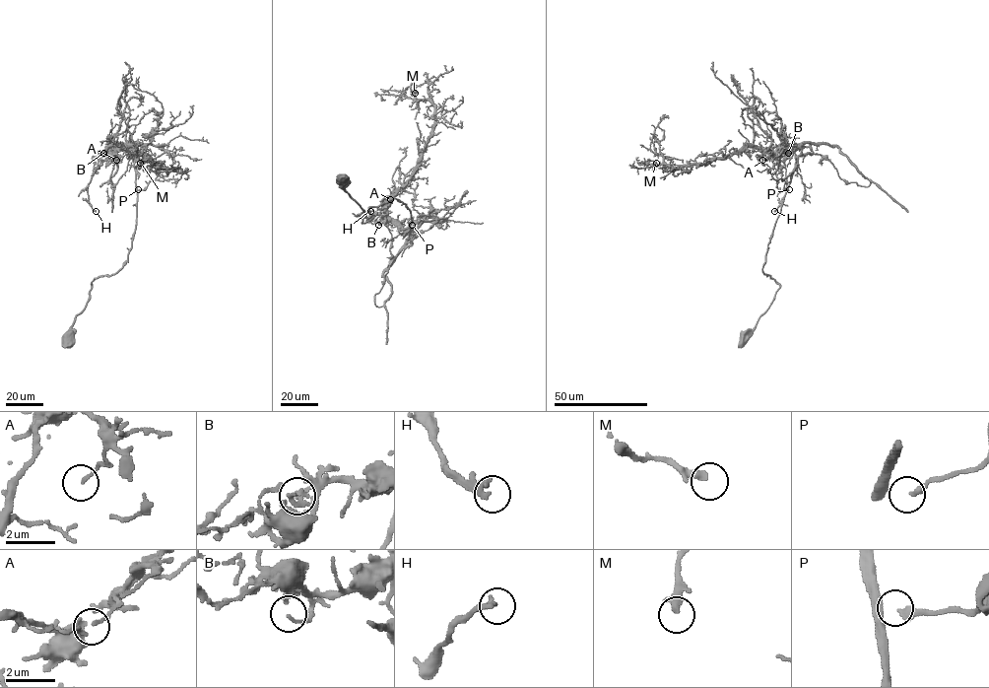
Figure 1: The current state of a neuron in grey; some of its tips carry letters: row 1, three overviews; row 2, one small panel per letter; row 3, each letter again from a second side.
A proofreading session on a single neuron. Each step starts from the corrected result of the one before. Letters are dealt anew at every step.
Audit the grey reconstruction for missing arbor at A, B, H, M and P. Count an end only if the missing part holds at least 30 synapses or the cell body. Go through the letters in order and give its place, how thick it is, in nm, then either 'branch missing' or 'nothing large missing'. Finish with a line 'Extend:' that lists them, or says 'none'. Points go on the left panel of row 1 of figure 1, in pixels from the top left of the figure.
A: (116, 160) | 120 nm | nothing large missing
B: (103, 153) | 110 nm | nothing large missing
H: (96, 211) | 280 nm | nothing large missing
M: (140, 163) | 240 nm | nothing large missing
P: (138, 189) | 200 nm | nothing large missing
Extend: none

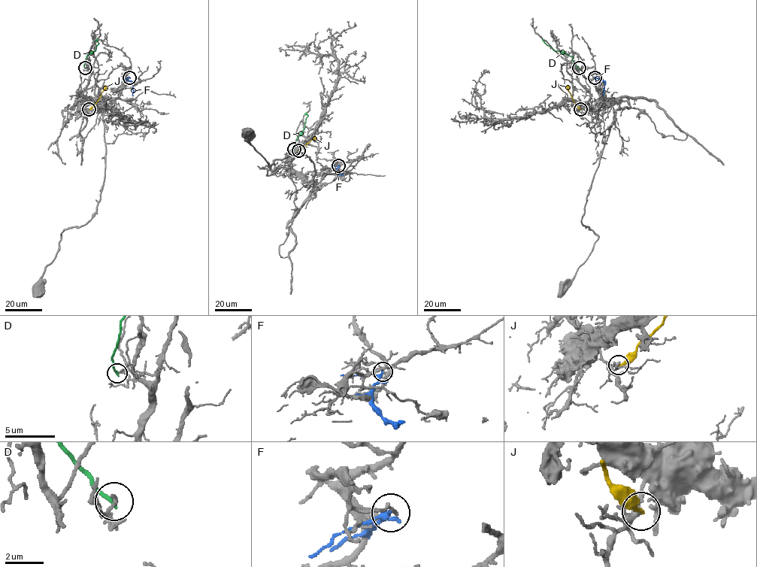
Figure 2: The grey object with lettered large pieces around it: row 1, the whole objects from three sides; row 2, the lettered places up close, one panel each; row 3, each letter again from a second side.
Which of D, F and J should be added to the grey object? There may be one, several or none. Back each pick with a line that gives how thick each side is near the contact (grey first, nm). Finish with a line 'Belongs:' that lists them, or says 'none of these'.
Belongs: none of these

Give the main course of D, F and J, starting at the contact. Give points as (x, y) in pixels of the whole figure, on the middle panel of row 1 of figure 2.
D: (294, 149), (293, 146), (308, 116), (304, 113)
F: (338, 165), (337, 171), (340, 175), (343, 173)
J: (298, 150), (316, 137)

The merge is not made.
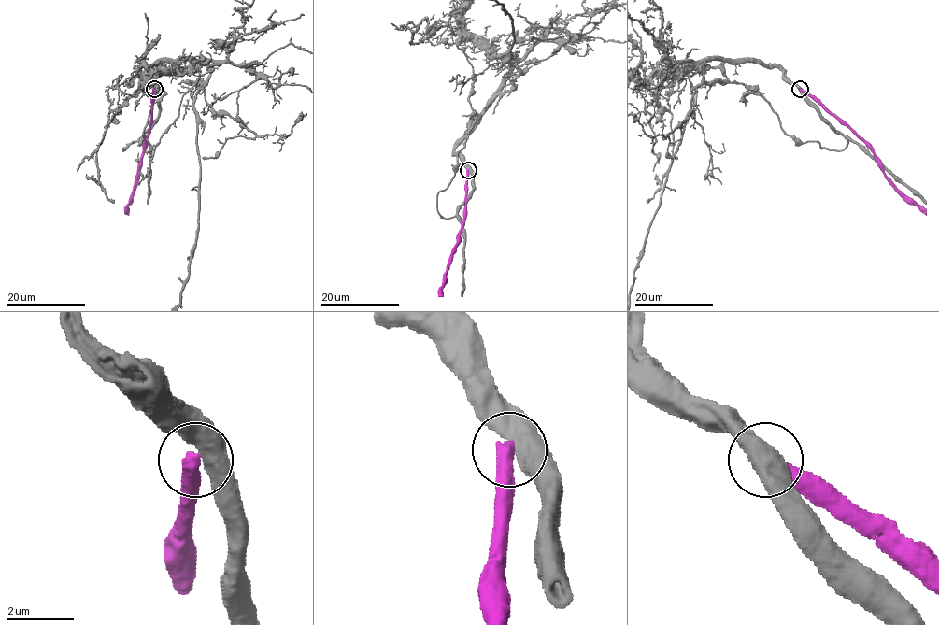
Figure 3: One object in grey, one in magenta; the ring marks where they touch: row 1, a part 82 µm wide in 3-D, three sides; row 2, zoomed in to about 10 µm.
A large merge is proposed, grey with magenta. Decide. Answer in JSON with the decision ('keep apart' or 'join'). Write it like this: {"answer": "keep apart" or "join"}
{"answer": "keep apart"}

